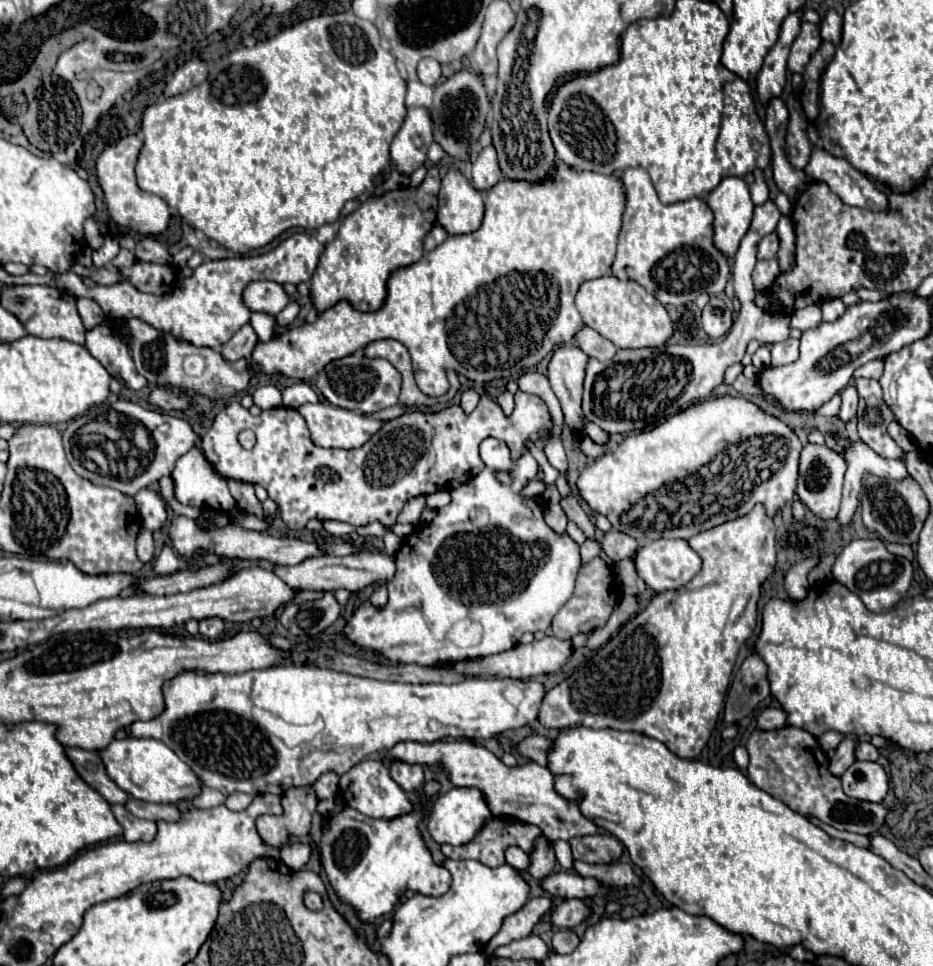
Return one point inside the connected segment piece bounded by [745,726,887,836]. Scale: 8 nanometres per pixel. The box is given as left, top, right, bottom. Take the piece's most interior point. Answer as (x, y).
(788, 763)

